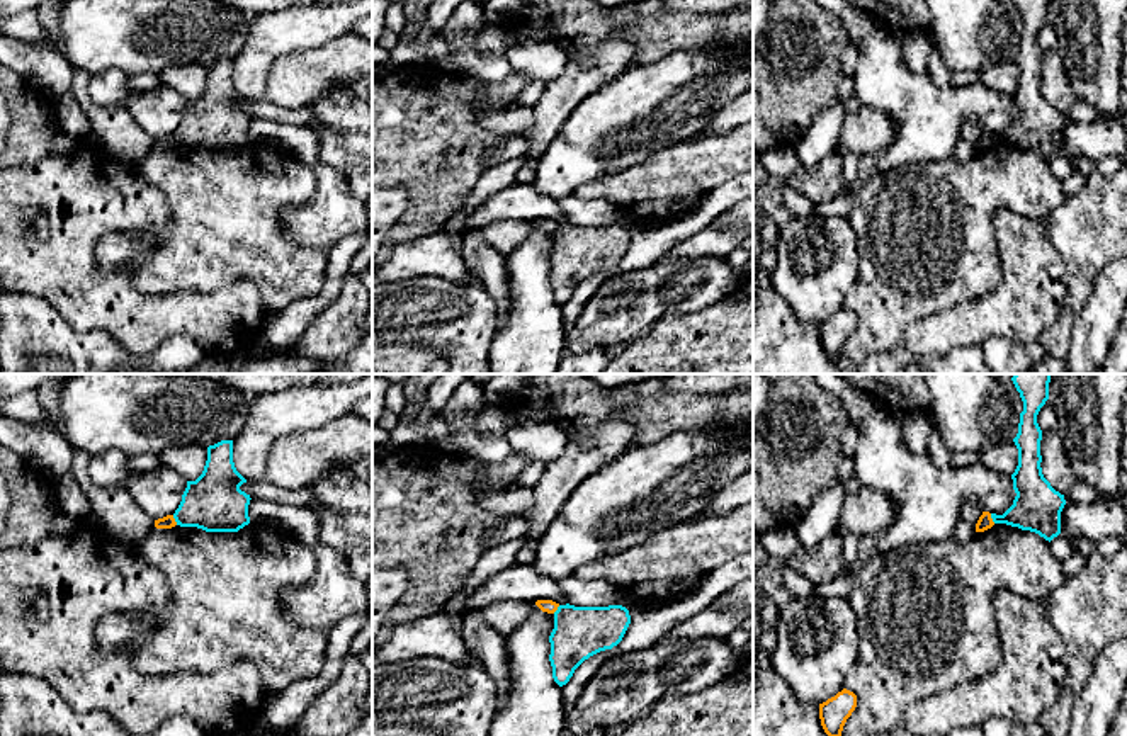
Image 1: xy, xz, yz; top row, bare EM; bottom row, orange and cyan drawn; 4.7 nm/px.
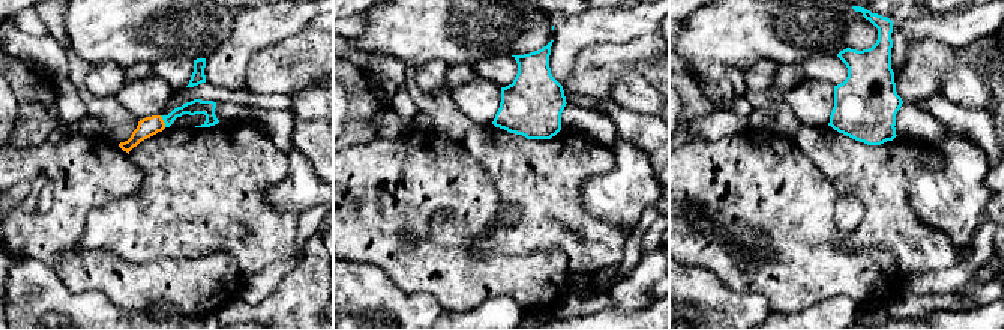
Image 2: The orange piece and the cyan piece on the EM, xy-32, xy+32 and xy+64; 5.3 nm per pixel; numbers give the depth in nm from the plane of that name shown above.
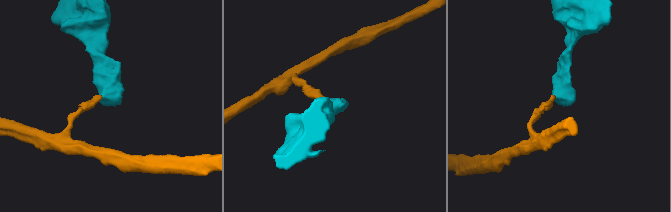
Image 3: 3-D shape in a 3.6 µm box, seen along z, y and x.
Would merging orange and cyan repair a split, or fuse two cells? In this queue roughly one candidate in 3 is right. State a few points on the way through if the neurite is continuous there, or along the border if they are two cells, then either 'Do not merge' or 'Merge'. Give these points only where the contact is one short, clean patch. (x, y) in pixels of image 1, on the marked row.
Boundary: xy (172, 515), (177, 524). Do not merge

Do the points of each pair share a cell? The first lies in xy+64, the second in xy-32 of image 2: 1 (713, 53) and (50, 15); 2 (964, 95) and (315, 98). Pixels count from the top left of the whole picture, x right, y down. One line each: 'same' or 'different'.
1: different
2: same

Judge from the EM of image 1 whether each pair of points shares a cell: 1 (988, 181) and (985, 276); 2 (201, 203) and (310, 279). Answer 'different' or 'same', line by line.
1: same
2: same

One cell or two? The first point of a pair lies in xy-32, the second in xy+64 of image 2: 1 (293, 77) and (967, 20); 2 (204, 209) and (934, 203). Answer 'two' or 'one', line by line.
1: two
2: two

